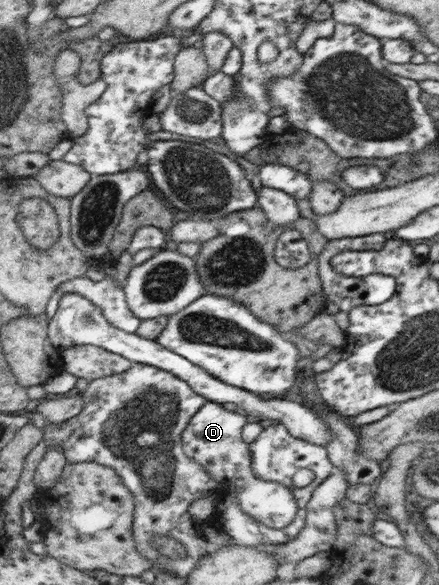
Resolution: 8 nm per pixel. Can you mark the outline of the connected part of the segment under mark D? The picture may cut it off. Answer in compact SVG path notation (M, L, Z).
M208 401L190 419L181 434L183 452L203 465L219 484L228 484L234 494L234 503L239 504L245 514L267 527L283 529L296 516L298 503L289 486L279 482L265 482L253 476L249 444L241 437L241 430L246 423L246 416L229 411L220 403Z

